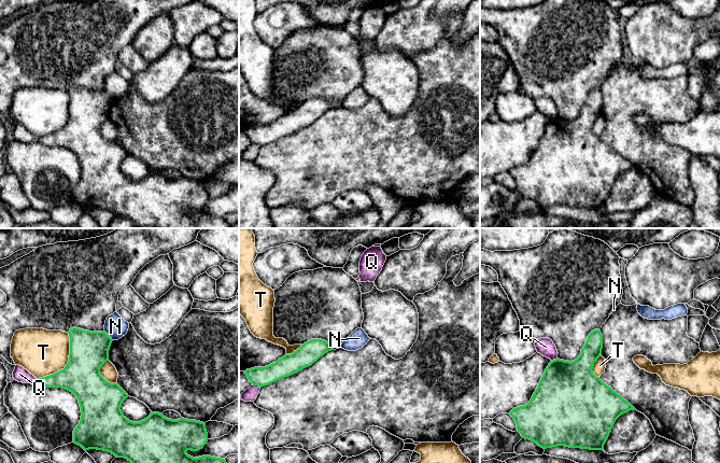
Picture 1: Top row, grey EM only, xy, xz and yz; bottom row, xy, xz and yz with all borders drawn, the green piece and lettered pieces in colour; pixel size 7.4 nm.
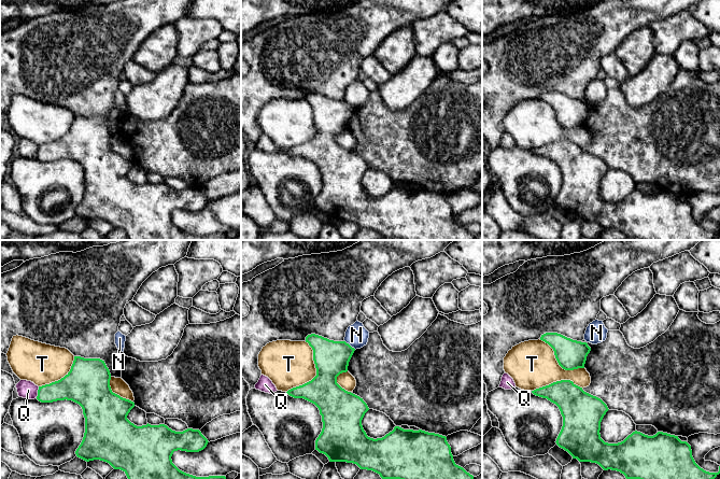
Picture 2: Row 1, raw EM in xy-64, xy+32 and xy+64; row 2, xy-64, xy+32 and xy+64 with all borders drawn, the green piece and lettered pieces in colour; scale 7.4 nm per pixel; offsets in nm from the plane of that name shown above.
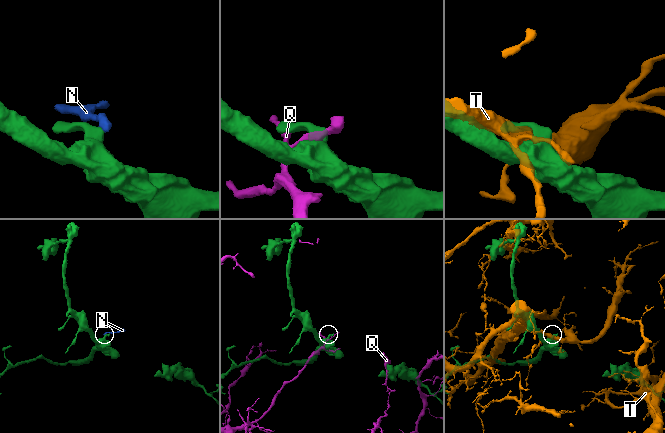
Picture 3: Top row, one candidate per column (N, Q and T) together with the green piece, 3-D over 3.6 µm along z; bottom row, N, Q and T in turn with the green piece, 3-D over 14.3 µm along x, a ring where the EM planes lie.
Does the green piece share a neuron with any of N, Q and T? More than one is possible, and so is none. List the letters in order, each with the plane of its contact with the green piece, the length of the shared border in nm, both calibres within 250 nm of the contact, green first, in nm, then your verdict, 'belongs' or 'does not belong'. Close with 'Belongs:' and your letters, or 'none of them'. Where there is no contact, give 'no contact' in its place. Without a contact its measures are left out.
N: meets green in xy; contact 100 nm long; 280 nm thick on the green side, 170 nm on the other; does not belong
Q: meets green in yz; contact 50 nm long; 440 nm thick on the green side, 130 nm on the other; does not belong
T: meets green in xy; contact 420 nm long; 280 nm thick on the green side, 340 nm on the other; does not belong
Belongs: none of them

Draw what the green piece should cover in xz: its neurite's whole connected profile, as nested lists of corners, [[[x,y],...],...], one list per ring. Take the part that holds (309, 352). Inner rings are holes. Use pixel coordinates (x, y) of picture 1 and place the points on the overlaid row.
[[[311,339],[292,354],[285,354],[277,362],[265,366],[246,369],[244,374],[253,385],[265,387],[311,366],[334,346],[322,339]]]

